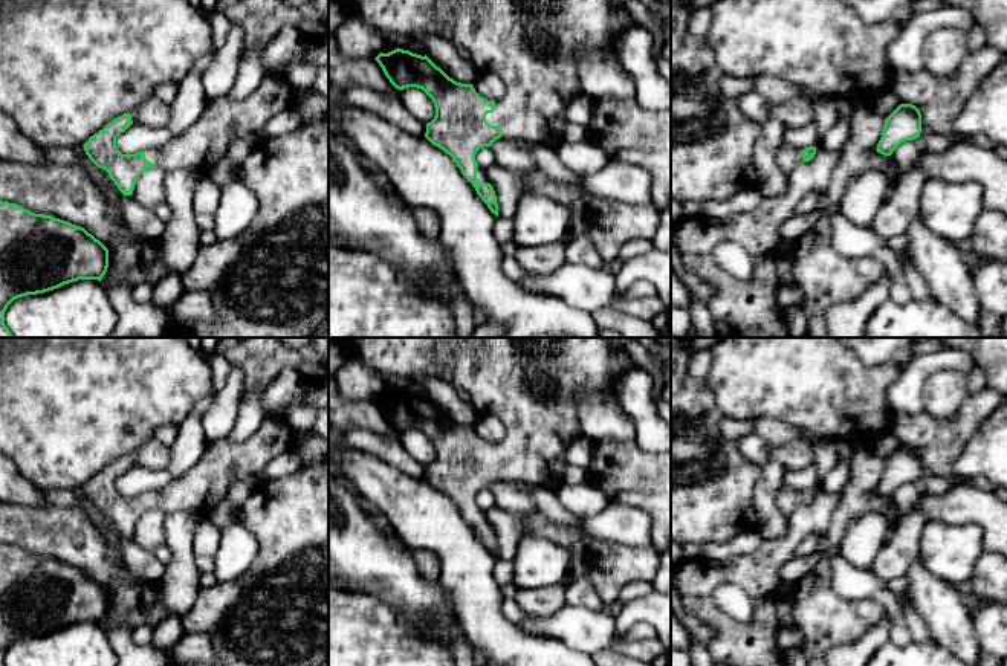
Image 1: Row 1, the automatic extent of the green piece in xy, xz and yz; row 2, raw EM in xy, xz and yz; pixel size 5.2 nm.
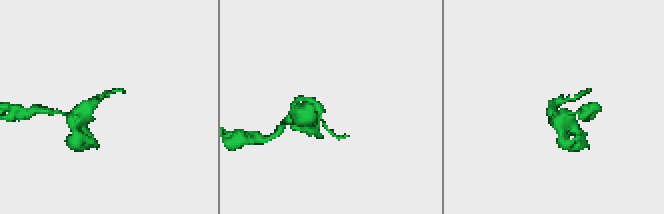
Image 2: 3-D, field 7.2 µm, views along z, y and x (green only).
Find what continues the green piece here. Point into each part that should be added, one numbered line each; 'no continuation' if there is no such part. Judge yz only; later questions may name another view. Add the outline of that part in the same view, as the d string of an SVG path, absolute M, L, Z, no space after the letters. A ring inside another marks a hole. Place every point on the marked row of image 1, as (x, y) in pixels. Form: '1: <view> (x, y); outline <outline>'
1: yz (787, 158); outline M782 144L776 151L775 160L785 174L790 174L804 159L799 148Z

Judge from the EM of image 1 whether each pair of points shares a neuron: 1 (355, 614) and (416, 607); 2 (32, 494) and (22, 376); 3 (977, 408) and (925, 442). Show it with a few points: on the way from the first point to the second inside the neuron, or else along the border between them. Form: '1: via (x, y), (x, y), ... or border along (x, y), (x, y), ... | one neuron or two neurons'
1: border along (359, 593), (367, 593), (387, 604), (417, 634) | two neurons
2: border along (16, 465), (25, 477), (43, 491) | two neurons
3: via (964, 420), (945, 440), (937, 440) | one neuron

